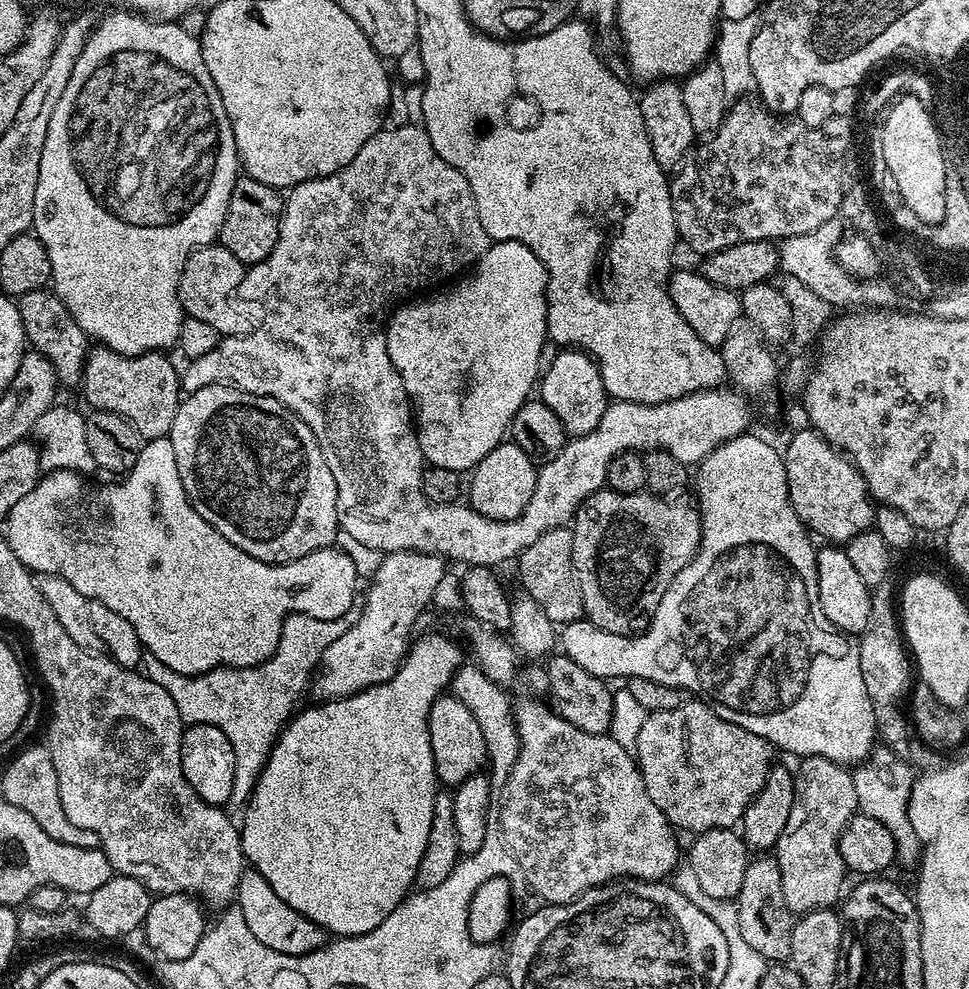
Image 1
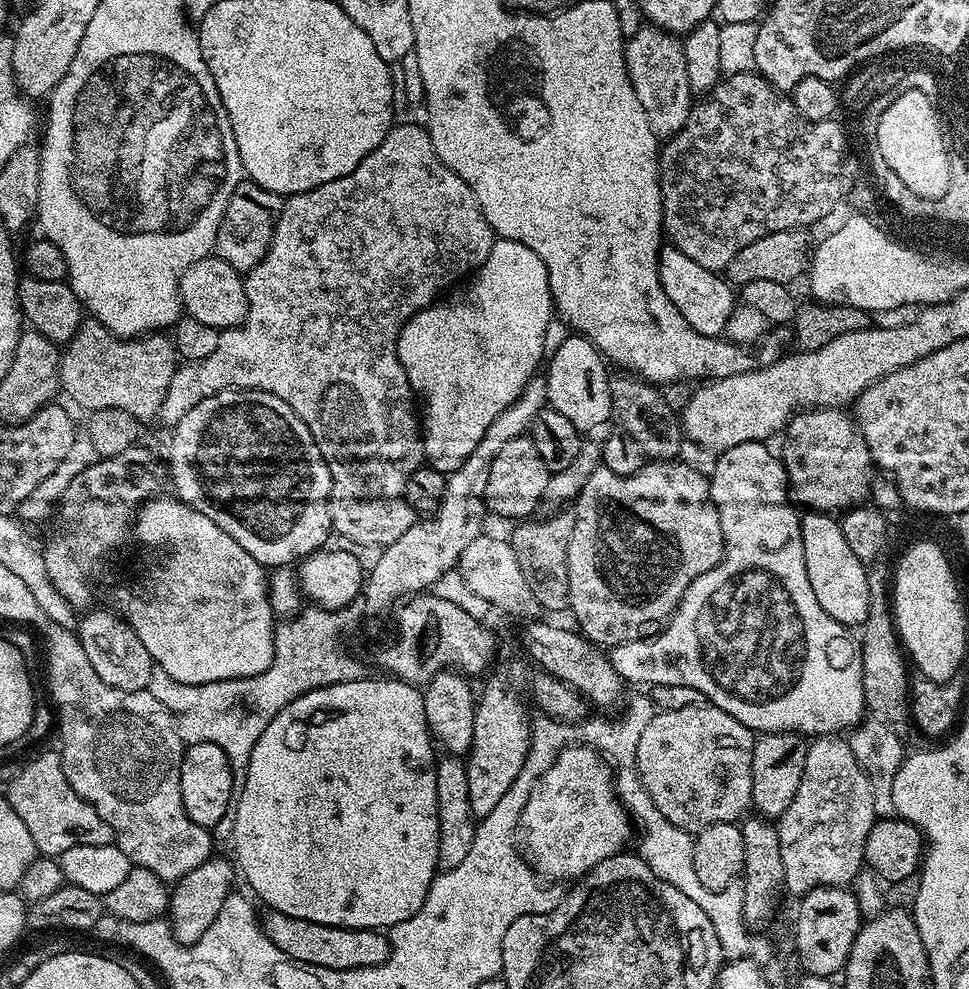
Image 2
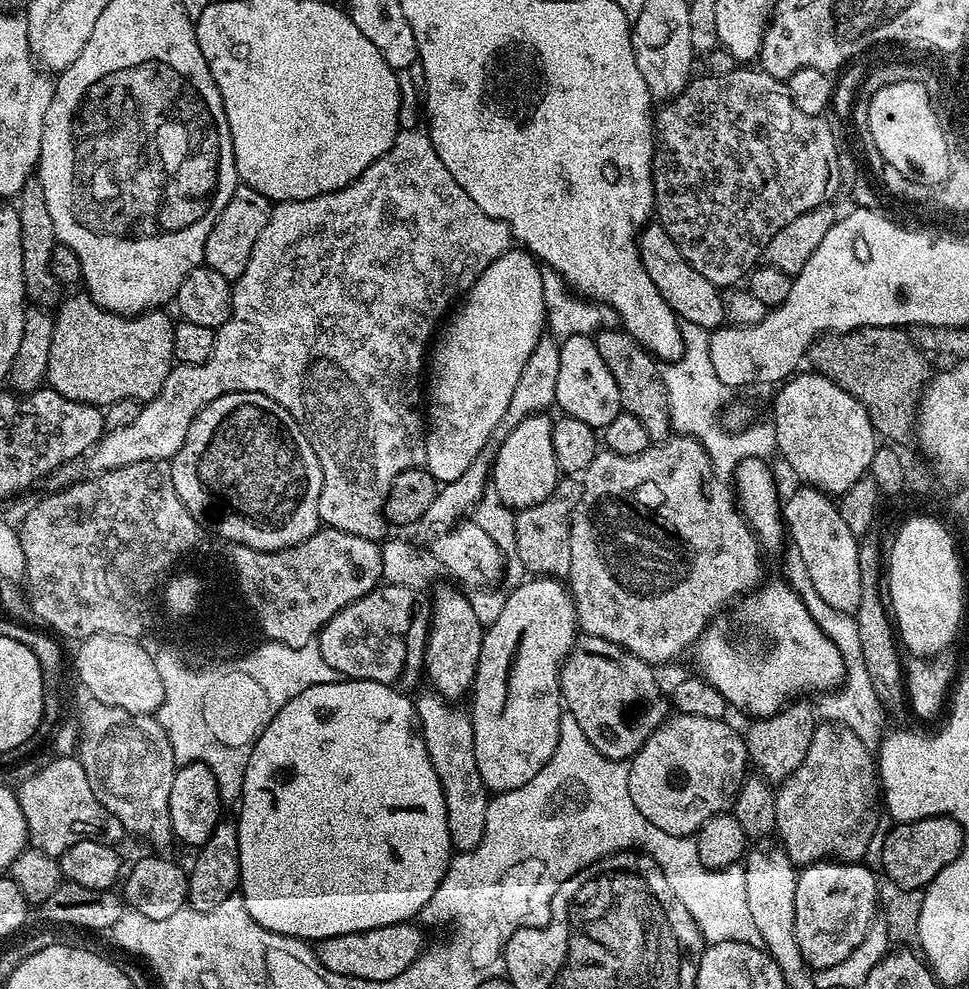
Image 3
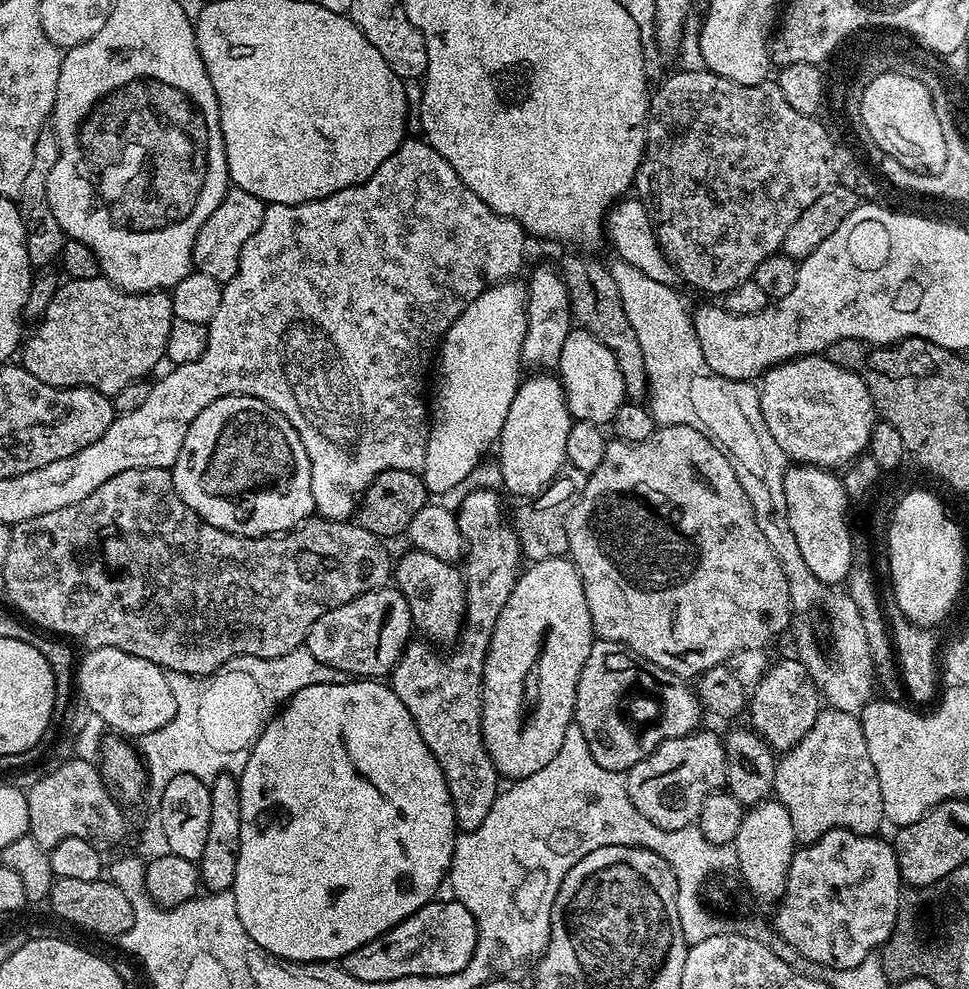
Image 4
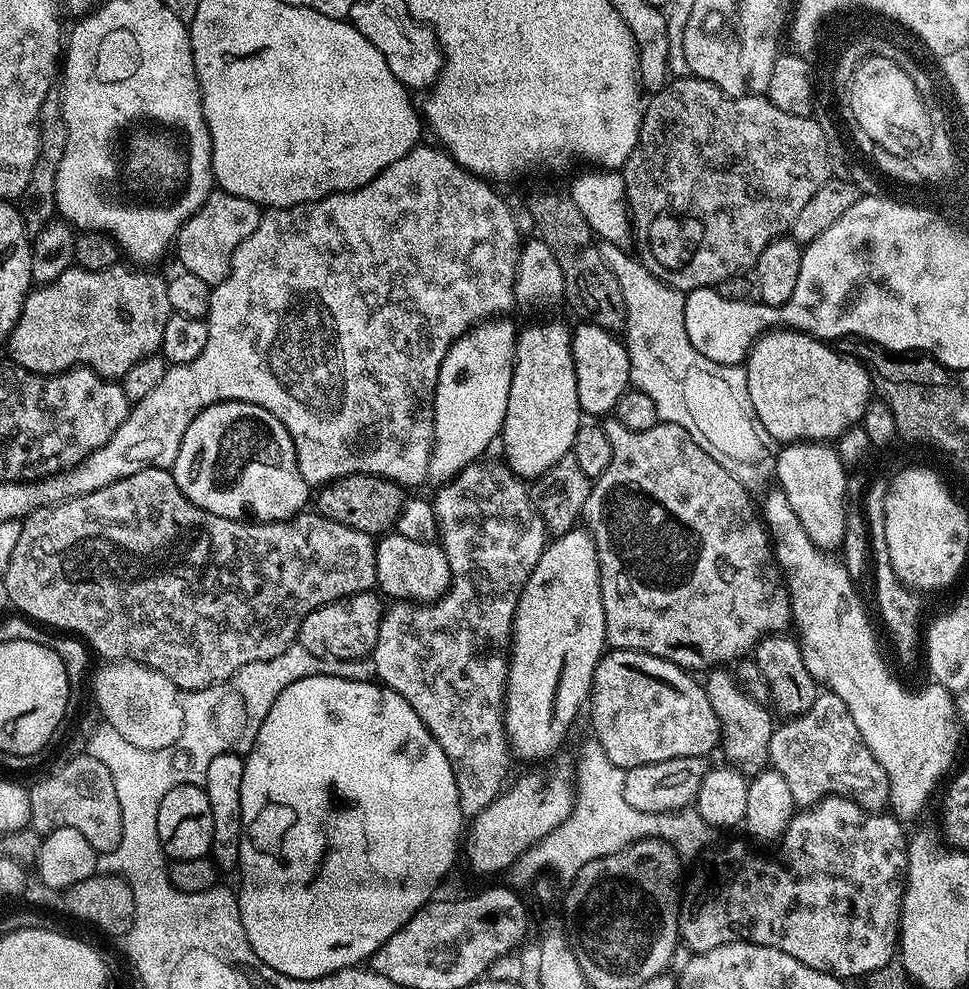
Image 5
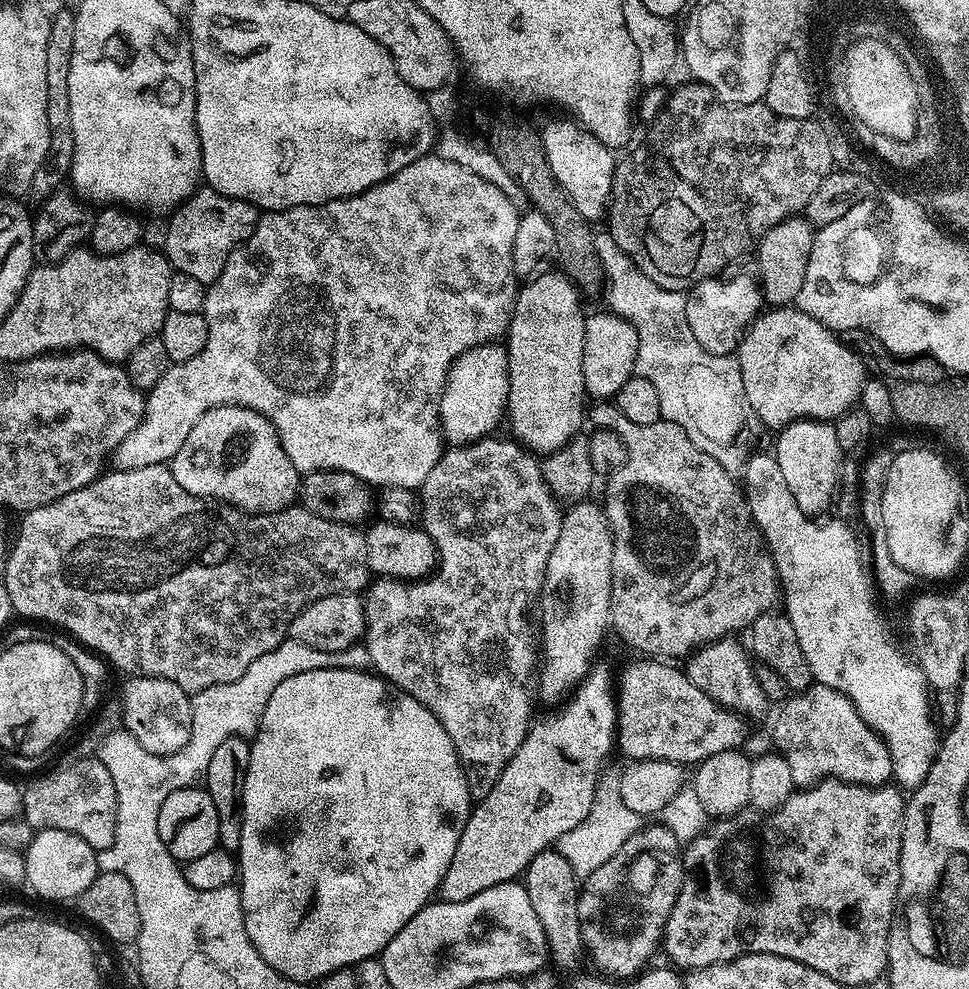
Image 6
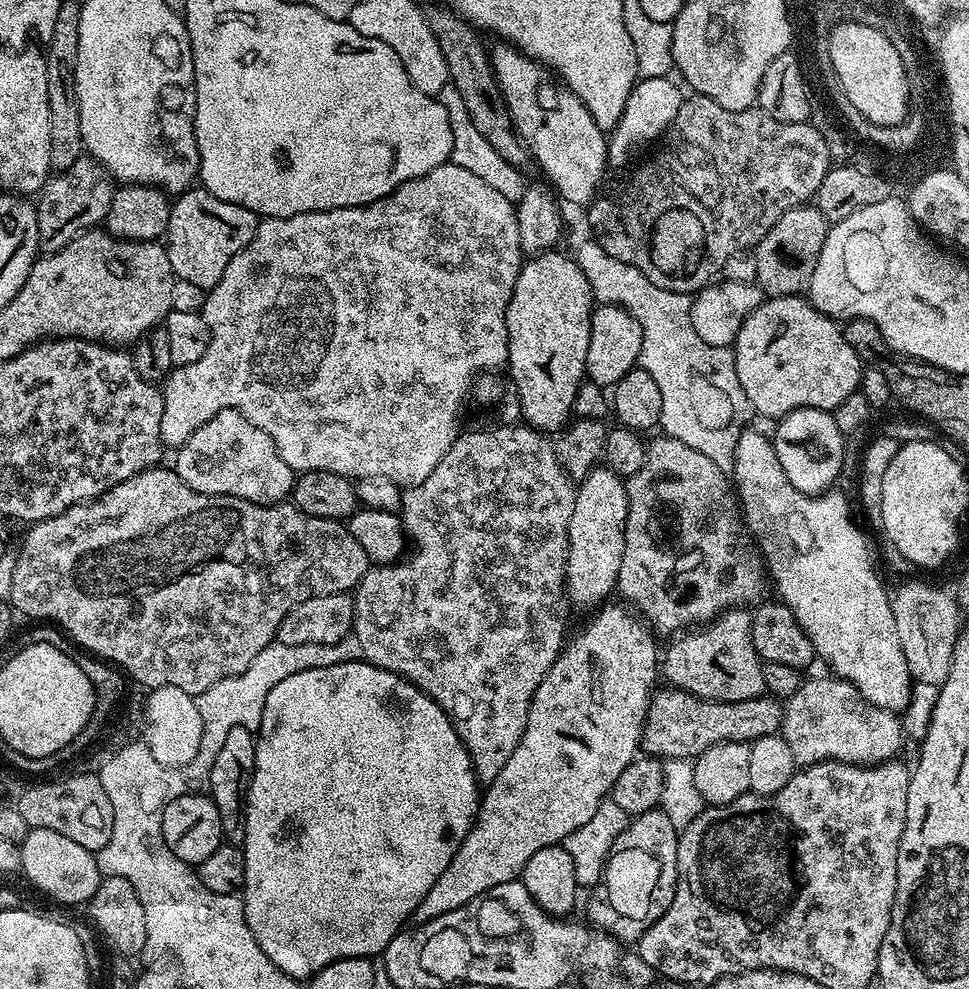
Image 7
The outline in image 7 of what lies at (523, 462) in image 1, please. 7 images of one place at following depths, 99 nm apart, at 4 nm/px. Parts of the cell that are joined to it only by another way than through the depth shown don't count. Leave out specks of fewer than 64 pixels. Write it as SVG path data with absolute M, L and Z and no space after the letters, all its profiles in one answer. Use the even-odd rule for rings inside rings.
M560 250L542 252L525 259L524 263L520 265L518 282L514 282L514 294L510 298L510 306L506 310L506 330L508 331L506 372L512 375L512 384L516 387L517 394L520 395L520 412L524 415L521 416L523 423L545 434L559 433L569 423L570 417L573 415L574 394L578 392L578 386L585 383L586 380L584 363L586 362L586 350L590 350L590 322L592 321L593 307L594 301L590 290L590 282L586 278L586 274L582 274L582 270L576 265L576 261L571 255L563 256Z

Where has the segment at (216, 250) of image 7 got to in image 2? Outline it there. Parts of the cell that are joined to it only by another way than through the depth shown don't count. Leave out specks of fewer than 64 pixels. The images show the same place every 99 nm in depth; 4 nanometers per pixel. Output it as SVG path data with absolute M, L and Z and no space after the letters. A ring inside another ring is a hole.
M241 178L238 186L234 186L234 194L230 194L230 202L226 202L226 210L218 226L214 255L222 262L230 262L230 266L234 266L234 270L241 274L258 266L266 250L270 250L270 242L274 238L274 230L284 209L284 202L285 197L270 190L262 190L262 186L252 180Z

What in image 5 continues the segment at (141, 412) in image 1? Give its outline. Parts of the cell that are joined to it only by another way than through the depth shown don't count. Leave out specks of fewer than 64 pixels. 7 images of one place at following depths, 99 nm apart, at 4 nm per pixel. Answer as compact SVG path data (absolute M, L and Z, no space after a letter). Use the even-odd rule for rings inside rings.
M120 262L106 270L86 270L73 266L62 274L62 278L33 287L24 300L14 330L7 338L6 347L12 355L9 357L20 367L43 376L54 376L58 372L82 367L105 378L121 378L135 363L157 355L162 330L166 330L166 322L174 314L170 306L168 280L155 276L152 270L132 268L123 268Z

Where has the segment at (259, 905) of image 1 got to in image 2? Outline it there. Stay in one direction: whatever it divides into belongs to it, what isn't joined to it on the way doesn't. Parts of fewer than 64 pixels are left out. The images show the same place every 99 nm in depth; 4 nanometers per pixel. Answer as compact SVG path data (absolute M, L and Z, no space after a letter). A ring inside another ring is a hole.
M273 908L267 909L259 917L259 922L266 938L270 938L270 942L274 942L282 954L300 964L308 964L311 968L369 968L388 960L389 937L371 928L339 928L306 922L302 918L290 918L290 914L282 914Z

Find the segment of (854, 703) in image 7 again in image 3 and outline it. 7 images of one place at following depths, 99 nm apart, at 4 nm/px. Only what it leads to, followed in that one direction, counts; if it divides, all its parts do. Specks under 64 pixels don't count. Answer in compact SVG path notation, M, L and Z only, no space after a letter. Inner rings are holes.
M831 722L817 723L814 730L814 738L810 742L810 750L806 750L806 758L802 758L802 766L798 766L798 770L794 770L794 774L783 784L779 785L776 792L776 831L775 835L780 836L779 843L782 845L784 852L791 858L793 864L797 866L807 866L817 864L820 860L837 859L841 862L860 862L863 861L870 838L873 837L874 826L878 823L881 809L878 805L882 800L882 789L878 783L878 764L870 753L869 745L862 742L862 738L858 738L858 734L854 734L854 730L848 730L846 726L834 724Z

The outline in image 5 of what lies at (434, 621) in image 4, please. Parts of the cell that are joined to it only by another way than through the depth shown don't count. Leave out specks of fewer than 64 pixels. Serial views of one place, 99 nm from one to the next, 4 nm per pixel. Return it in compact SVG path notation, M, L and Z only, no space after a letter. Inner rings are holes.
M395 534L379 537L376 545L376 588L385 597L392 596L388 598L396 602L433 604L448 593L451 585L450 562L439 543L413 542L411 538Z

